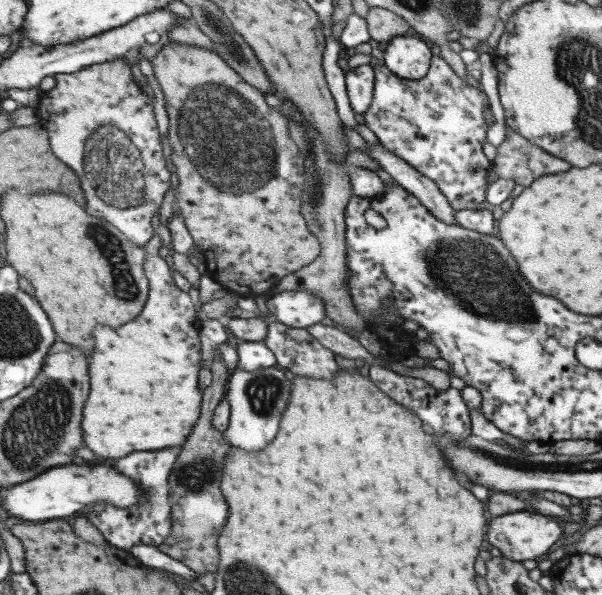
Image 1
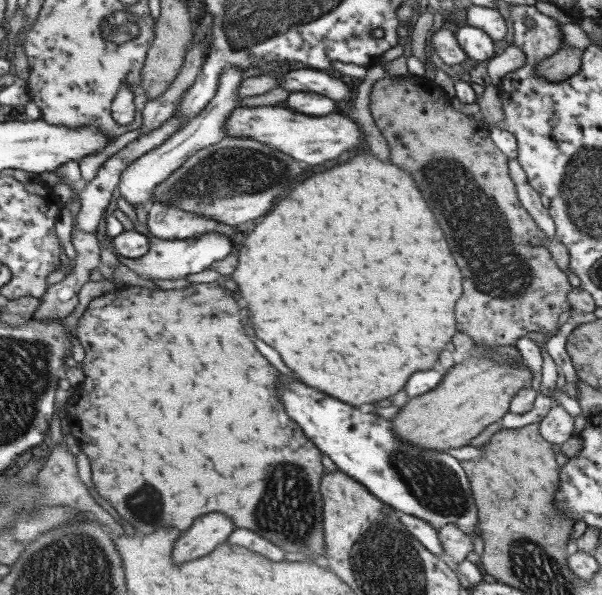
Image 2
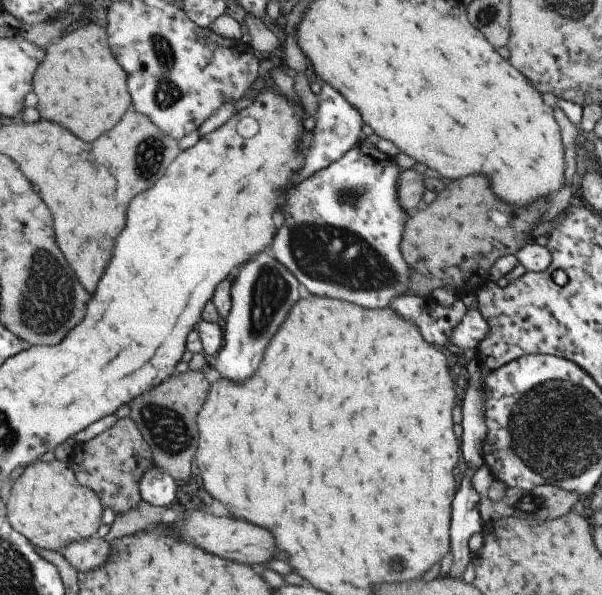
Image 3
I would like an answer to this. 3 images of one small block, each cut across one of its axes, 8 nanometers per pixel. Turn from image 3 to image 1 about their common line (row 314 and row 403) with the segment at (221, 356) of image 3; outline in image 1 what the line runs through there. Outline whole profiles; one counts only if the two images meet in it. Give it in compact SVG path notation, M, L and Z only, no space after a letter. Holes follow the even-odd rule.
M273 367L247 372L239 368L230 370L224 392L229 409L227 429L223 433L225 442L231 447L249 452L261 450L265 444L269 444L271 436L275 436L279 428L282 410L289 401L290 384L285 374Z

